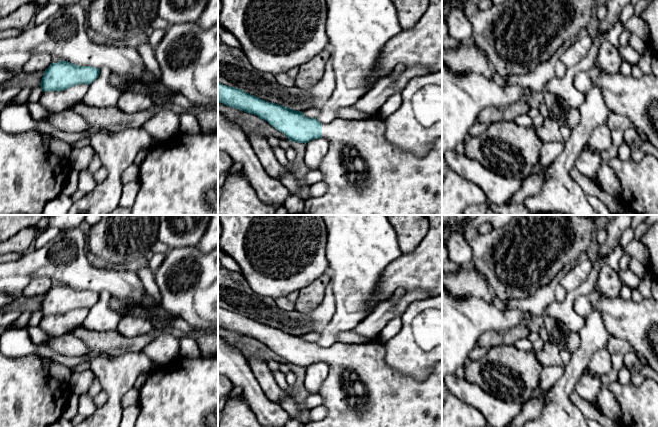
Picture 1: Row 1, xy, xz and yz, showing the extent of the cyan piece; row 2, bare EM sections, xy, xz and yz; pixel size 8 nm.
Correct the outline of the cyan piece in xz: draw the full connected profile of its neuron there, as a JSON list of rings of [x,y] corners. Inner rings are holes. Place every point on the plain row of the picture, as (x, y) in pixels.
[[[219,306],[218,327],[257,339],[284,357],[290,365],[306,368],[318,362],[328,364],[329,374],[318,393],[323,397],[322,405],[327,409],[327,415],[320,421],[308,422],[305,427],[442,427],[442,362],[434,365],[425,380],[417,381],[399,374],[387,365],[385,344],[381,342],[366,344],[337,342],[330,347],[322,348],[316,342],[307,342],[303,336],[267,326],[239,312],[229,311]]]

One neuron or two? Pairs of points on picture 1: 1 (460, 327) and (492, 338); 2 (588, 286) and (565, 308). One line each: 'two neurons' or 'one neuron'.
1: two neurons
2: one neuron

